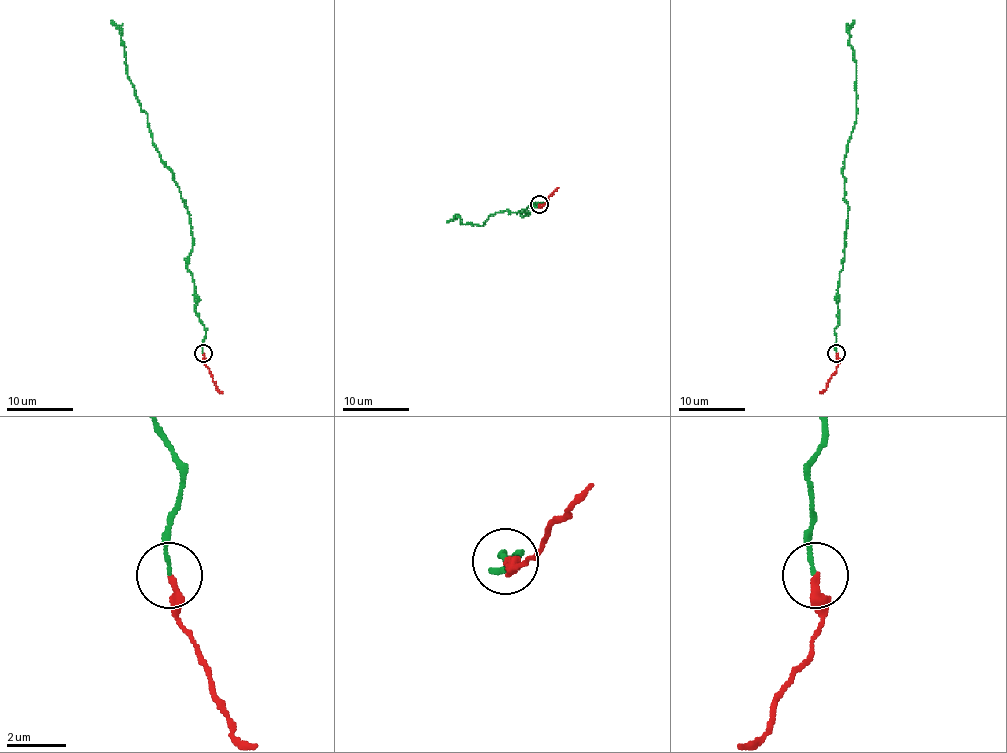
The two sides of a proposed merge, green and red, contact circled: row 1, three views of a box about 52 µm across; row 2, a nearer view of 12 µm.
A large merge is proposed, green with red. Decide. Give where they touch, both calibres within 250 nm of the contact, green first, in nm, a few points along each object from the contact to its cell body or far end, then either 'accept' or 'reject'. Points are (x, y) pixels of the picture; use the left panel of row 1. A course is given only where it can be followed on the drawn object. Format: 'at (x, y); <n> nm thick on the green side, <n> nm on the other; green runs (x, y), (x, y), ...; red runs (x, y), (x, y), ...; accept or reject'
at (203, 353); 120 nm thick on the green side, 260 nm on the other; green runs (202, 353), (206, 328), (187, 268), (189, 211), (152, 142), (127, 75), (121, 30), (111, 20); red runs (202, 353), (204, 365), (216, 388), (222, 393); reject

